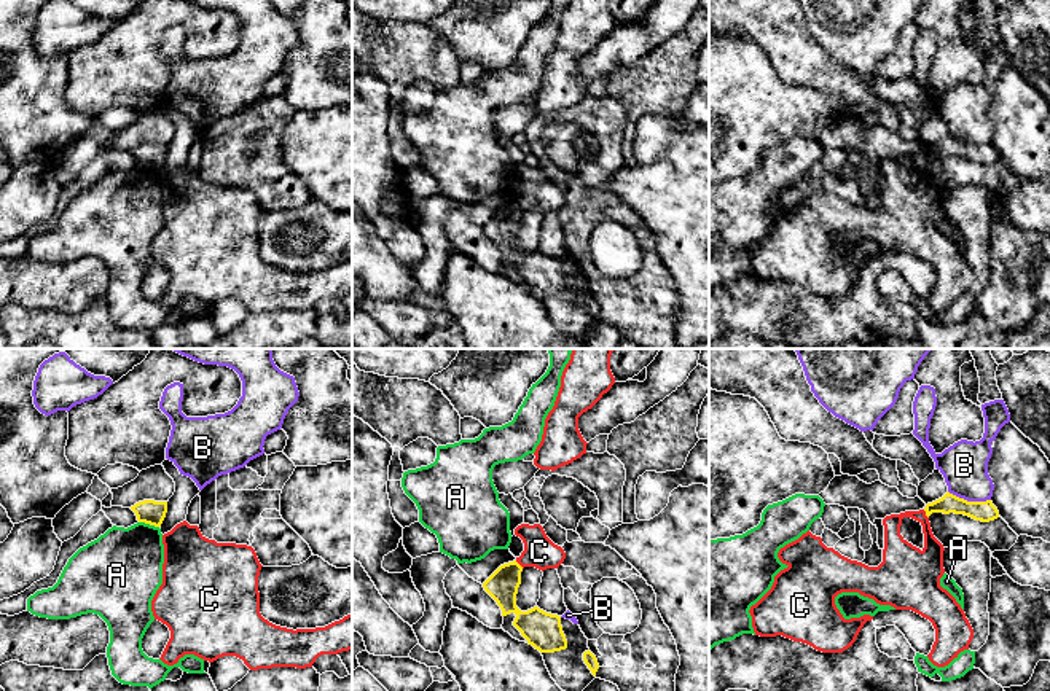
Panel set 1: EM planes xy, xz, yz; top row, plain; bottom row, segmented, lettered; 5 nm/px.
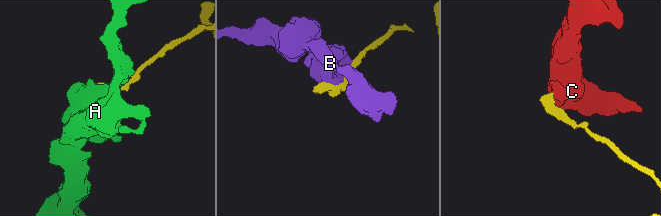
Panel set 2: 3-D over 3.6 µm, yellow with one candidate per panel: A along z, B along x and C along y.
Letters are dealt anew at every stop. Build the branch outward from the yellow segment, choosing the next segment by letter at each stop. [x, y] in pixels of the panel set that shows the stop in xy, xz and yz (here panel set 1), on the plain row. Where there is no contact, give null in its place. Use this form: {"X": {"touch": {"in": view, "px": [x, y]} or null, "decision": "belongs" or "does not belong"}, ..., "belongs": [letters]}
{"A": {"touch": {"in": "xy", "px": [148, 166]}, "decision": "does not belong"}, "B": {"touch": {"in": "yz", "px": [969, 145]}, "decision": "does not belong"}, "C": {"touch": {"in": "yz", "px": [926, 158]}, "decision": "does not belong"}, "belongs": []}

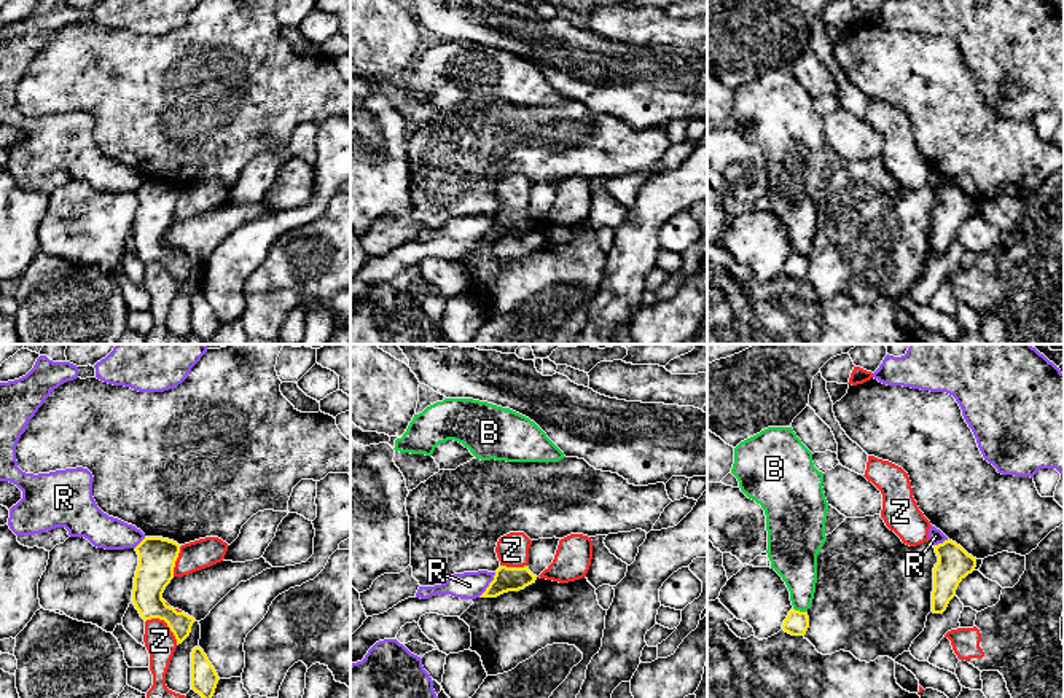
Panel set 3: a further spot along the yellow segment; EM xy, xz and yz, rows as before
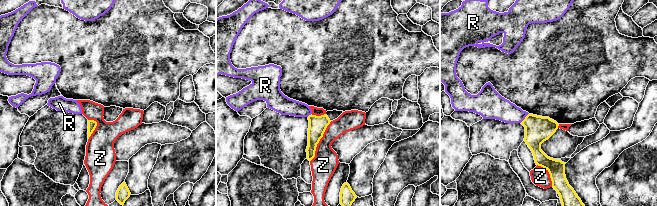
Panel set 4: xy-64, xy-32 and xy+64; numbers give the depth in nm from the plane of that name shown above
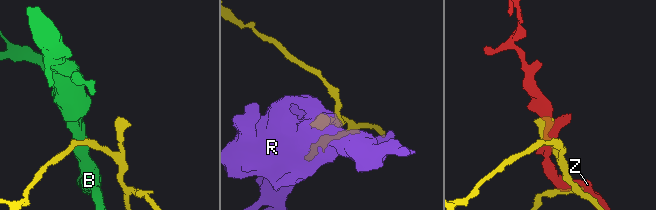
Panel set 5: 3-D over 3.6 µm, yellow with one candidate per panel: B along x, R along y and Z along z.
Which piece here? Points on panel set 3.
{"B": {"touch": {"in": "yz", "px": [798, 254]}, "decision": "does not belong"}, "R": {"touch": {"in": "xz", "px": [489, 228]}, "decision": "does not belong"}, "Z": {"touch": {"in": "xy", "px": [166, 265]}, "decision": "does not belong"}, "belongs": []}

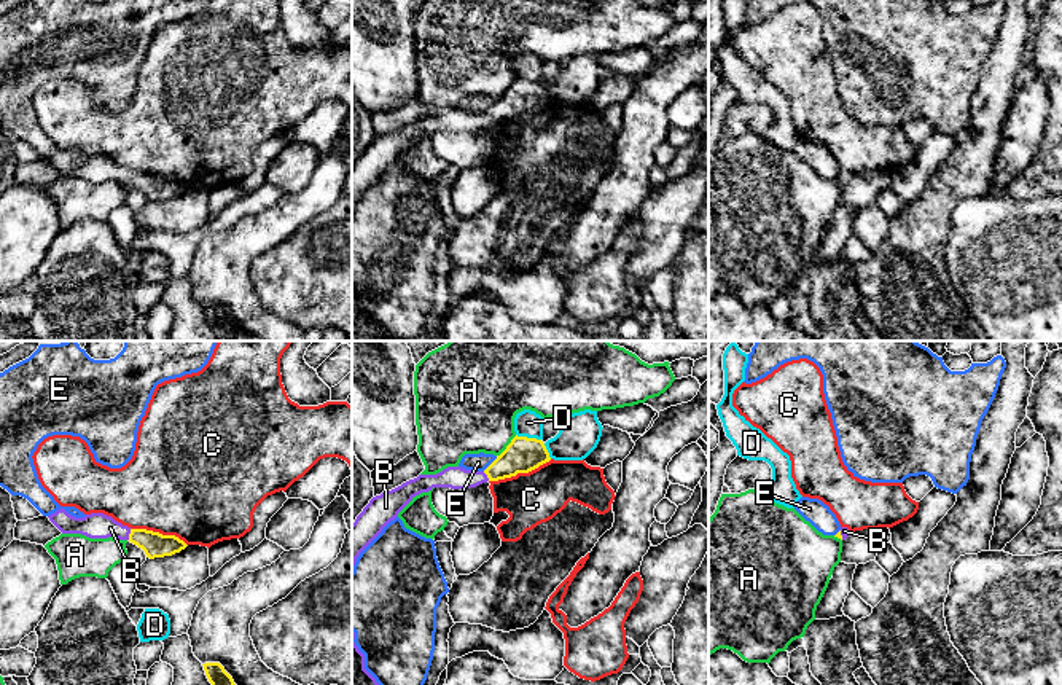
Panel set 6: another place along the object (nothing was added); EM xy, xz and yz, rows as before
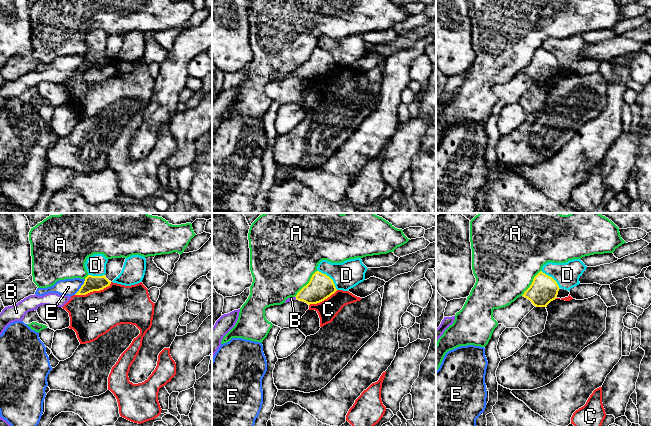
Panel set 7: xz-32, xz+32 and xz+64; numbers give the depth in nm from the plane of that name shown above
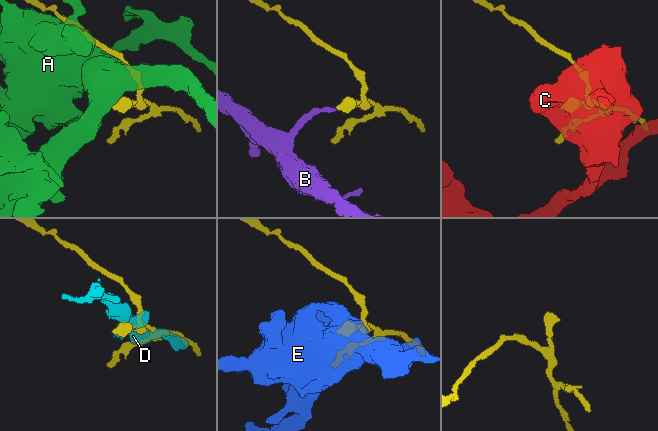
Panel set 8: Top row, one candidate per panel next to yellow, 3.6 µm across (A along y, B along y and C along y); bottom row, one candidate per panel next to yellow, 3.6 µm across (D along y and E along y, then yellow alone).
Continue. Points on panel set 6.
{"A": {"touch": {"in": "xz", "px": [507, 90]}, "decision": "does not belong"}, "B": {"touch": {"in": "xy", "px": [129, 177]}, "decision": "belongs"}, "C": {"touch": {"in": "xz", "px": [519, 115]}, "decision": "does not belong"}, "D": {"touch": {"in": "xz", "px": [529, 82]}, "decision": "does not belong"}, "E": {"touch": {"in": "xz", "px": [491, 107]}, "decision": "does not belong"}, "belongs": ["B"]}

